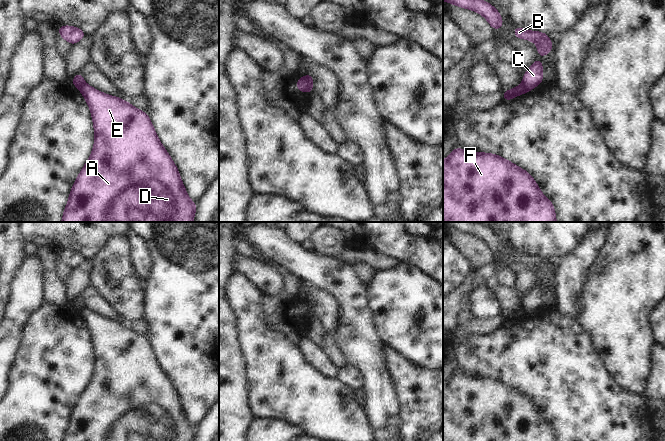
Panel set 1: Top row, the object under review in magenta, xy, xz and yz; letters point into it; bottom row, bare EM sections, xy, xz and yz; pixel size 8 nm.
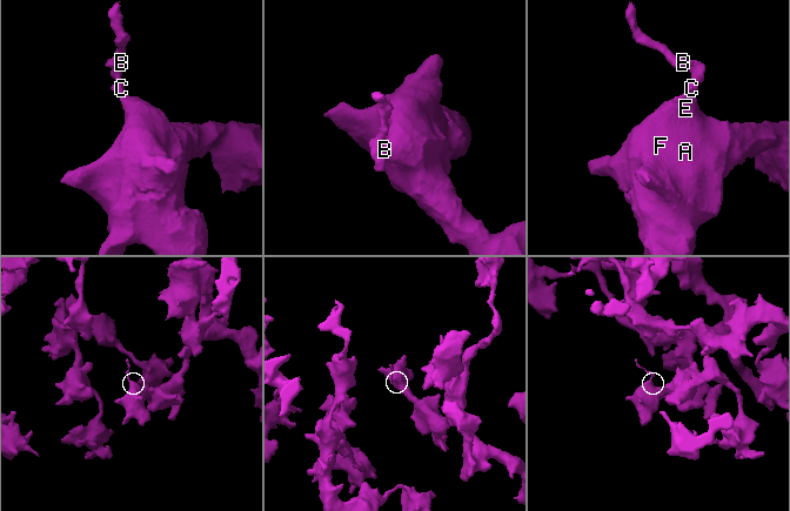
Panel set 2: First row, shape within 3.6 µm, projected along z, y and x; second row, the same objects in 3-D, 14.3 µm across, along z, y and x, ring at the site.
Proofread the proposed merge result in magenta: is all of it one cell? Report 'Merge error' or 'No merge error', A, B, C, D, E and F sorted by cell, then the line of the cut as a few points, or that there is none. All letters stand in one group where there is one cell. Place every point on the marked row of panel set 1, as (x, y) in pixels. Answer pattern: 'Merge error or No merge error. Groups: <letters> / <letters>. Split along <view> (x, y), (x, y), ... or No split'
Merge error. Groups: A D E F / B C. Split along xz (303, 78), (307, 82), (310, 91)

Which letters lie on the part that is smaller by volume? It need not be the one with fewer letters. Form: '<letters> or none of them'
B, C

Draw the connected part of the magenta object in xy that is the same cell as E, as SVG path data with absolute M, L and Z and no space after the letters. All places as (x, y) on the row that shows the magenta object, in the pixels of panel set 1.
M83 83L79 87L92 114L94 123L95 143L90 158L82 168L69 194L69 201L63 213L61 222L193 222L197 205L188 197L185 187L179 175L179 171L167 153L159 139L157 133L146 112L142 112L125 102L122 98L107 95L99 92L88 84Z

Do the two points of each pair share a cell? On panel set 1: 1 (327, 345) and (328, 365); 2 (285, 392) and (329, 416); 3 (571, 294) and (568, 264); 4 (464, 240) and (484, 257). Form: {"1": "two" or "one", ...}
{"1": "two", "2": "one", "3": "one", "4": "one"}

